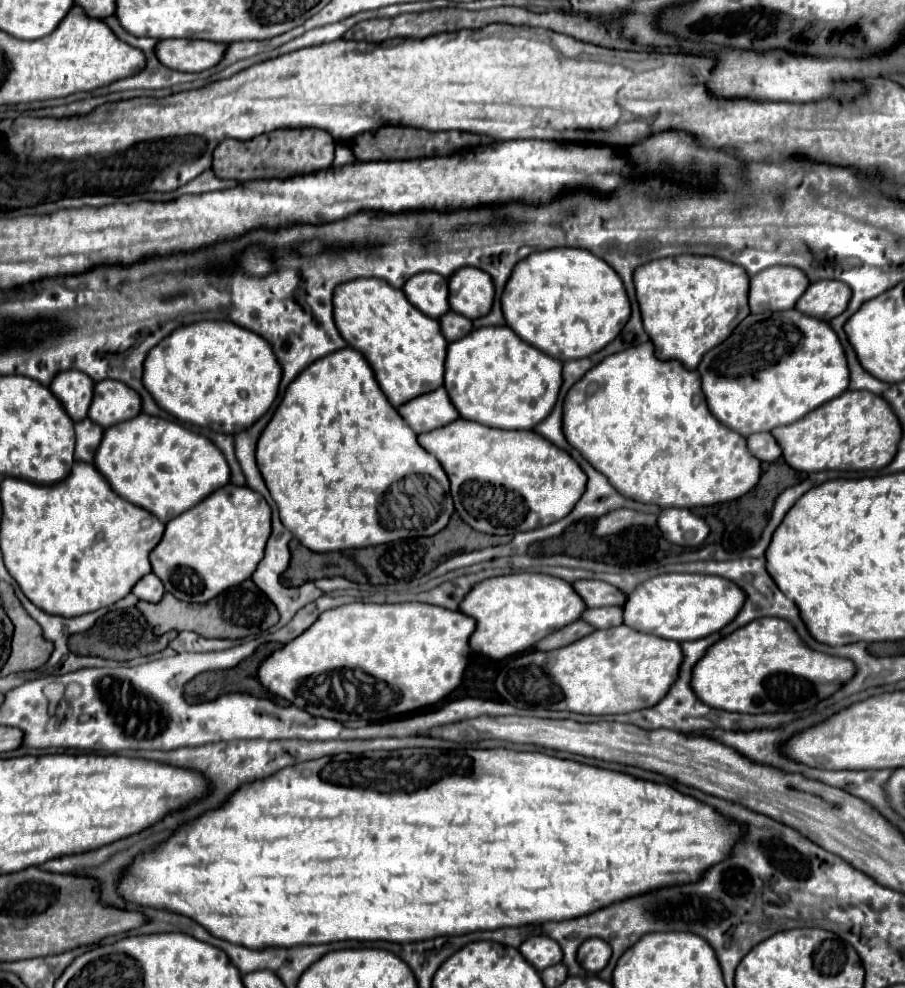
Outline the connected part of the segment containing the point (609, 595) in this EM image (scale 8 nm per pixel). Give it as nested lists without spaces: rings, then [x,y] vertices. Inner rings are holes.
[[[577,580],[571,584],[573,590],[583,598],[587,608],[597,606],[623,606],[625,594],[617,592],[615,586],[601,580]]]

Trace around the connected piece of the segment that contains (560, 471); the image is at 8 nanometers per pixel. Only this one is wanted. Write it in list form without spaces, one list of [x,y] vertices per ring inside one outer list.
[[[457,418],[417,440],[441,462],[451,480],[455,510],[477,532],[503,536],[557,522],[573,510],[587,484],[581,466],[533,430],[499,430]]]

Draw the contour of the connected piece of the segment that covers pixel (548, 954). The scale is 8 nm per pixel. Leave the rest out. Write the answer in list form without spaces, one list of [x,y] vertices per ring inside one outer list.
[[[531,936],[519,946],[521,954],[527,958],[529,964],[533,964],[539,972],[549,968],[551,964],[559,964],[563,958],[563,952],[555,940],[547,936]]]

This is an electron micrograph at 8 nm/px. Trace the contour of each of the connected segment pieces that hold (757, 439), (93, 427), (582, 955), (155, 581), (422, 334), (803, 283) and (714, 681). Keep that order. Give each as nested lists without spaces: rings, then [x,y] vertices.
[[[769,432],[747,436],[747,446],[749,446],[751,454],[755,458],[759,458],[761,462],[775,462],[781,456],[781,448]]]
[[[85,418],[81,422],[75,422],[75,436],[75,460],[93,462],[95,450],[103,438],[103,428],[99,428],[99,424],[95,424],[93,420]]]
[[[589,938],[585,940],[581,946],[579,946],[579,952],[577,952],[577,960],[579,964],[587,970],[587,972],[599,972],[605,968],[605,964],[609,962],[611,958],[611,948],[607,946],[605,940],[599,940],[599,938]]]
[[[147,574],[143,576],[131,590],[139,600],[145,600],[145,602],[159,602],[161,596],[163,596],[163,584],[161,580],[155,576],[155,574]]]
[[[359,278],[359,280],[349,280],[339,284],[333,292],[333,318],[345,342],[357,352],[361,352],[365,360],[371,364],[381,390],[385,392],[385,396],[395,408],[399,408],[399,404],[405,404],[407,400],[413,400],[423,392],[433,392],[443,384],[443,362],[447,352],[447,340],[439,332],[437,320],[423,316],[423,312],[419,312],[403,296],[401,290],[393,288],[385,280]]]
[[[771,266],[751,276],[749,306],[753,314],[779,312],[793,308],[807,290],[809,278],[793,266]]]
[[[759,618],[759,620],[745,624],[743,628],[737,628],[735,634],[729,634],[729,636],[717,640],[711,648],[707,648],[705,656],[693,666],[691,690],[707,706],[715,706],[719,710],[729,710],[729,712],[759,714],[759,712],[805,710],[805,708],[817,704],[819,700],[831,696],[853,674],[855,674],[855,666],[851,660],[829,656],[829,654],[807,648],[799,640],[799,636],[791,628],[791,624],[787,624],[785,620]]]

